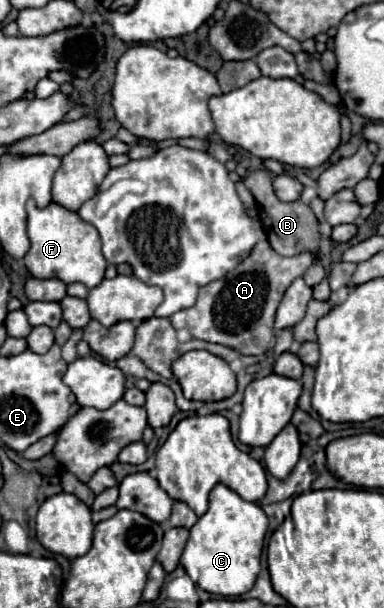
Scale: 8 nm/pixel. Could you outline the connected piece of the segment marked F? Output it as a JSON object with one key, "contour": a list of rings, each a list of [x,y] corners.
{"contour":[[[29,202],[27,214],[27,234],[31,240],[31,248],[25,254],[23,262],[33,278],[59,278],[65,284],[81,282],[87,288],[95,288],[103,280],[107,262],[101,254],[99,232],[91,224],[83,222],[77,212],[71,212],[55,202],[51,202],[43,210]]]}

